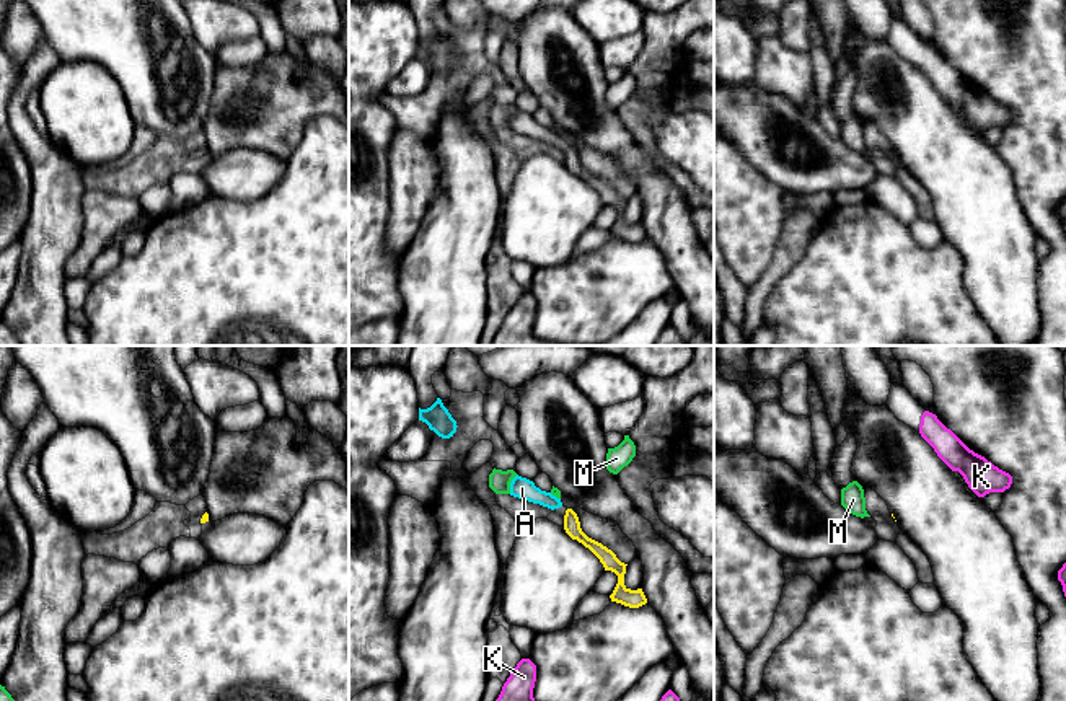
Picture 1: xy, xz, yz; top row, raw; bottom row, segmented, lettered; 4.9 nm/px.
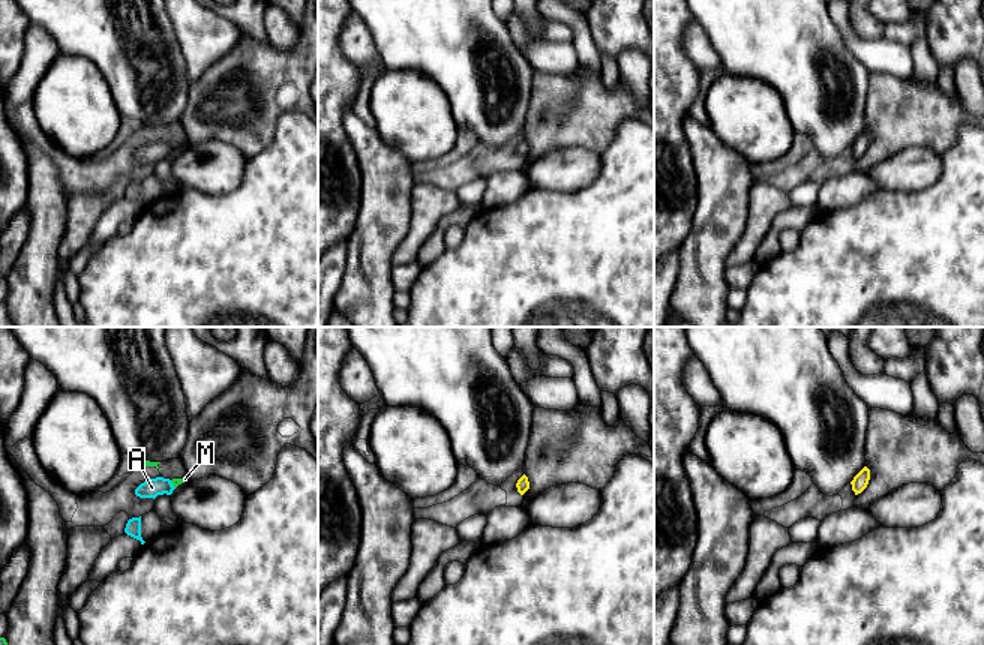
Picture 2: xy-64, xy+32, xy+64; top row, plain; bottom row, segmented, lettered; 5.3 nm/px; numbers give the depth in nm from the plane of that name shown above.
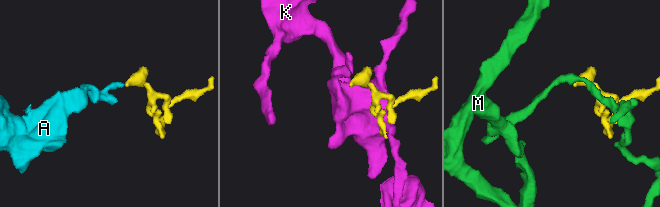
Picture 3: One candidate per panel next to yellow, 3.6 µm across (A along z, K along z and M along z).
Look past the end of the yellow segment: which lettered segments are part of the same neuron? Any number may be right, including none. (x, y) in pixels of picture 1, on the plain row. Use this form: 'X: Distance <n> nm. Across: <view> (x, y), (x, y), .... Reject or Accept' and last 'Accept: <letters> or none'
A: Distance 30 nm. Across: xz (566, 145), (561, 141). Accept
K: Distance 440 nm. Across: xz (638, 242), (669, 325). Reject
M: Distance 70 nm. Across: xz (568, 144), (559, 132). Reject
Accept: A

